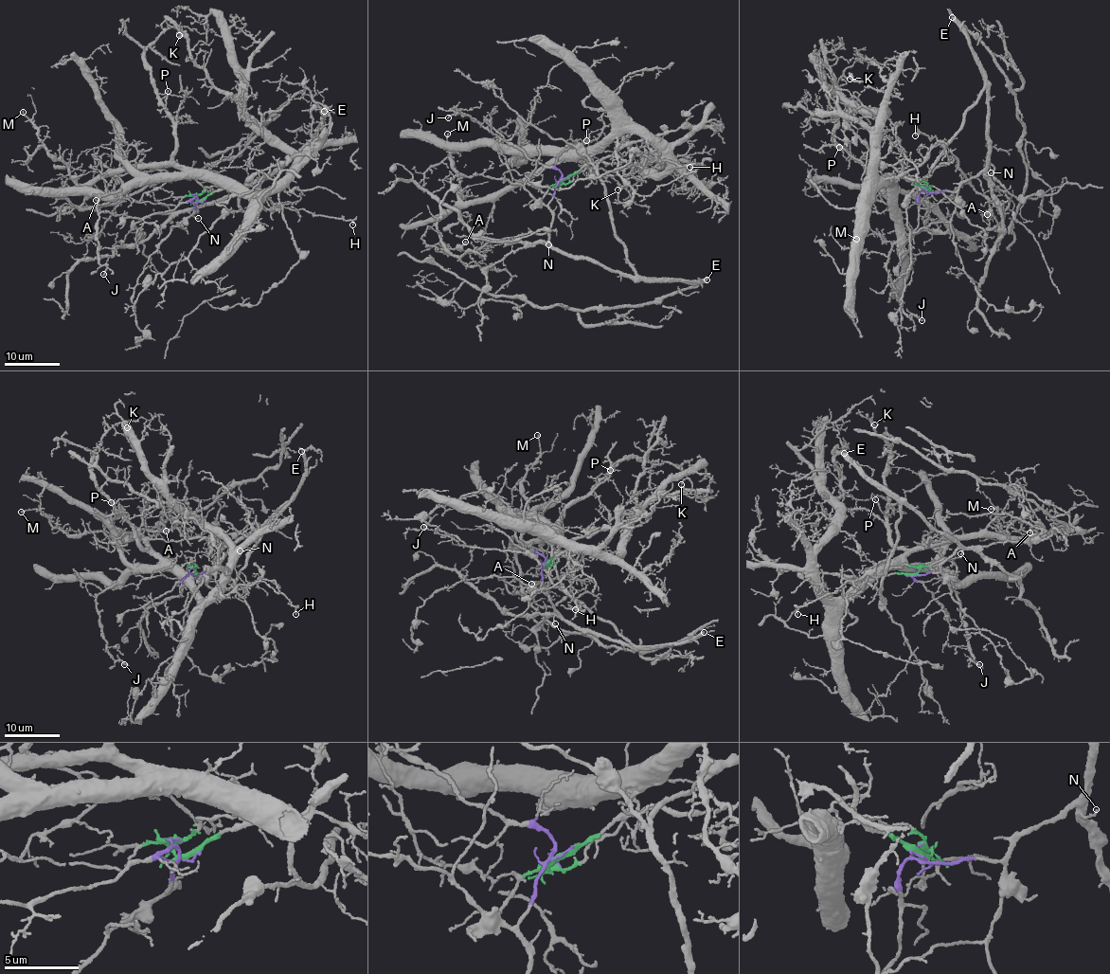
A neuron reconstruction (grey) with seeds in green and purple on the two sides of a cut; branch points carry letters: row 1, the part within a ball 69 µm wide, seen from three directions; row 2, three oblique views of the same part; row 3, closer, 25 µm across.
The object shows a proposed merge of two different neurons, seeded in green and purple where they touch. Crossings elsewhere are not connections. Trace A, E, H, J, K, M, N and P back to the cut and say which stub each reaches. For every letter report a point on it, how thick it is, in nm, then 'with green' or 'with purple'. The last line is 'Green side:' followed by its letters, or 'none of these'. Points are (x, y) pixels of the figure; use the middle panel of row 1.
A: place (465, 242); calibre 150 nm; with green
E: place (707, 279); calibre 400 nm; with purple
H: place (689, 167); calibre 150 nm; with green
J: place (448, 117); calibre 180 nm; with green
K: place (617, 189); calibre 200 nm; with green
M: place (447, 134); calibre 170 nm; with green
N: place (548, 244); calibre 120 nm; with purple
P: place (586, 140); calibre 140 nm; with green
Green side: A, H, J, K, M, P

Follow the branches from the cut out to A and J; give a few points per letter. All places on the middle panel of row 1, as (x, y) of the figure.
A: (562, 180), (590, 157), (558, 160), (521, 182), (454, 208), (438, 224), (442, 244), (449, 249), (465, 242)
J: (562, 180), (584, 167), (590, 157), (563, 152), (511, 153), (469, 114), (455, 106), (447, 118)

